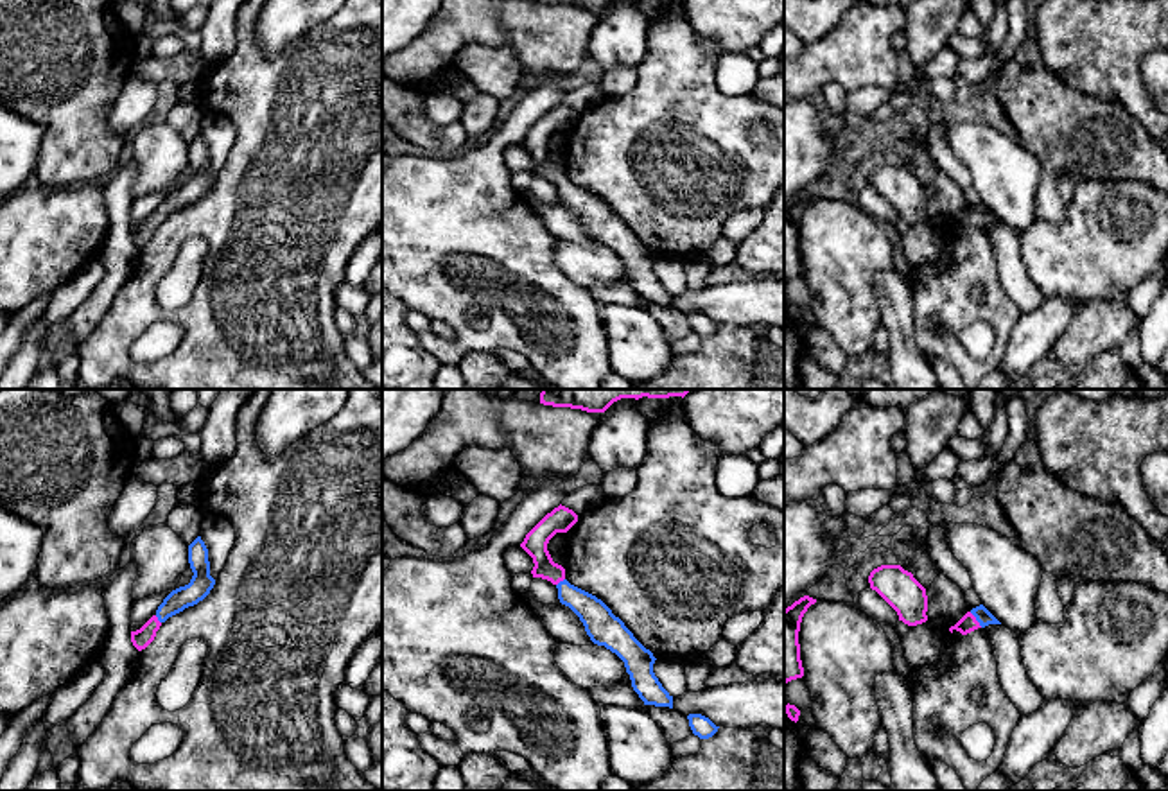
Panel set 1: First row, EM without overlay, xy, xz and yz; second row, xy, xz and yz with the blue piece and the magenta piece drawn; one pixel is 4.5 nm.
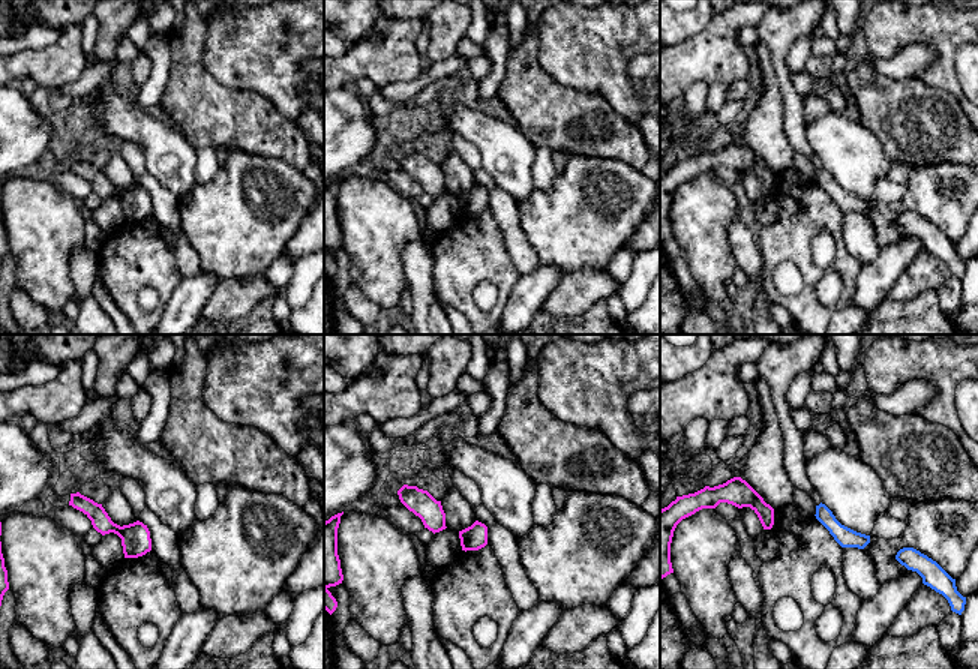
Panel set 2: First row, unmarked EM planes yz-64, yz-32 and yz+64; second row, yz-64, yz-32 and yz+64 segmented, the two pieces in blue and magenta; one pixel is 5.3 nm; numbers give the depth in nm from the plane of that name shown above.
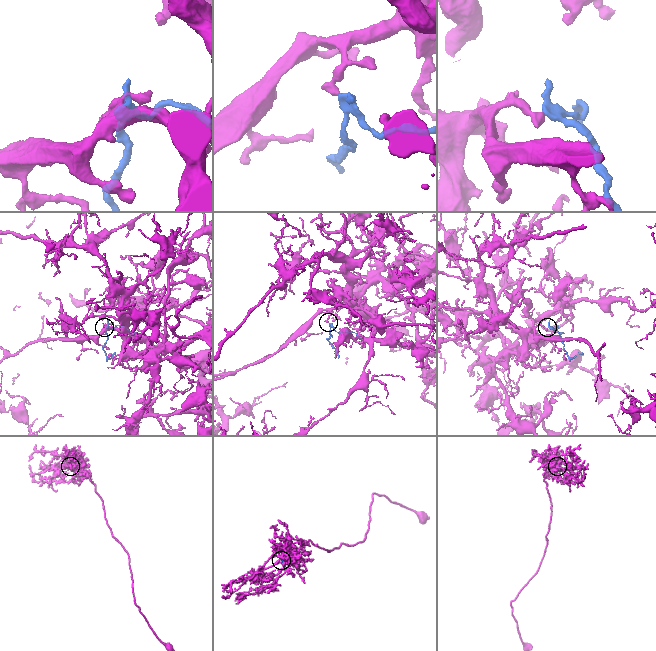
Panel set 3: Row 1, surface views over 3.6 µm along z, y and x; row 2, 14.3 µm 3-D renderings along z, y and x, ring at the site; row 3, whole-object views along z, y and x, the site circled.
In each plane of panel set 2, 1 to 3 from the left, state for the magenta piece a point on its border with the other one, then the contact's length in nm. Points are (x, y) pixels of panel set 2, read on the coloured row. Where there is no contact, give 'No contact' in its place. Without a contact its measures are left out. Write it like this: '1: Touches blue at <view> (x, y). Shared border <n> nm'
1: No contact
2: No contact
3: No contact

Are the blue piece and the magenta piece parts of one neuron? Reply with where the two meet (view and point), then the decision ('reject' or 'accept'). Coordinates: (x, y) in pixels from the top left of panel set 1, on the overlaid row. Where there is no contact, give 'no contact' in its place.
yz (976, 619) | accept

